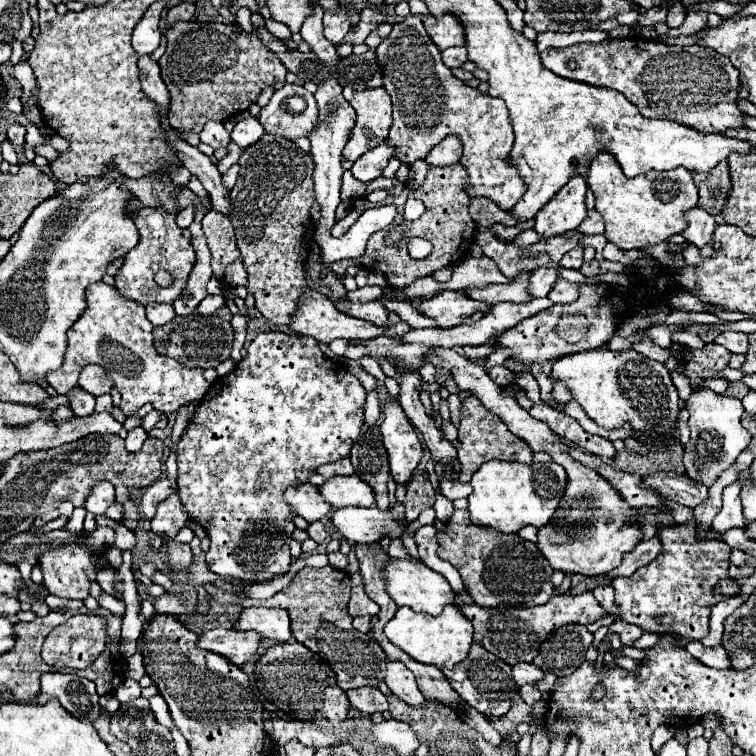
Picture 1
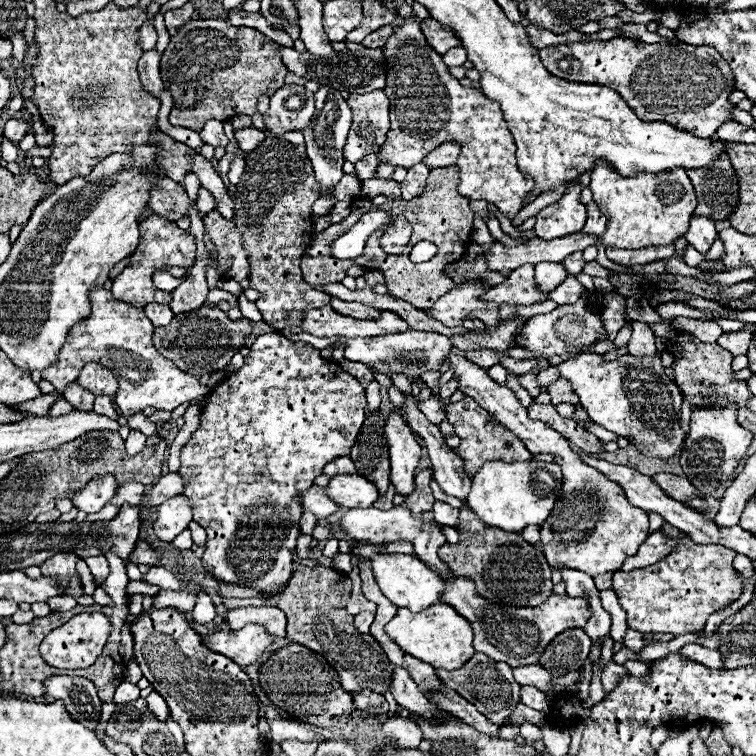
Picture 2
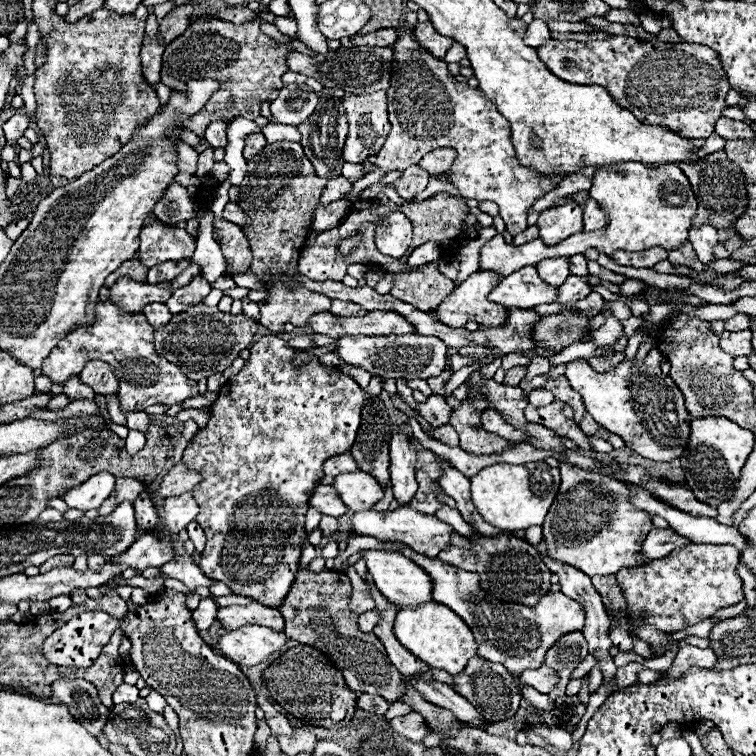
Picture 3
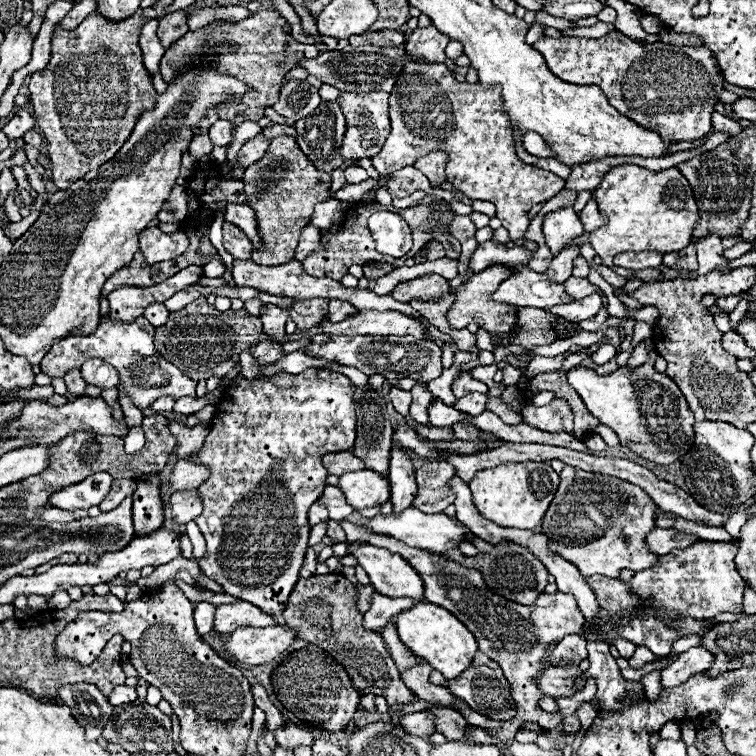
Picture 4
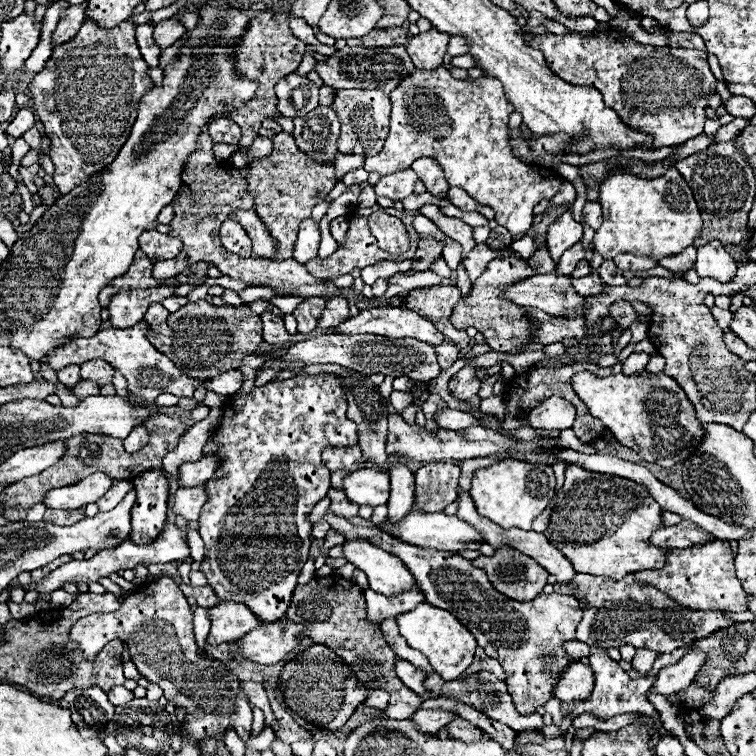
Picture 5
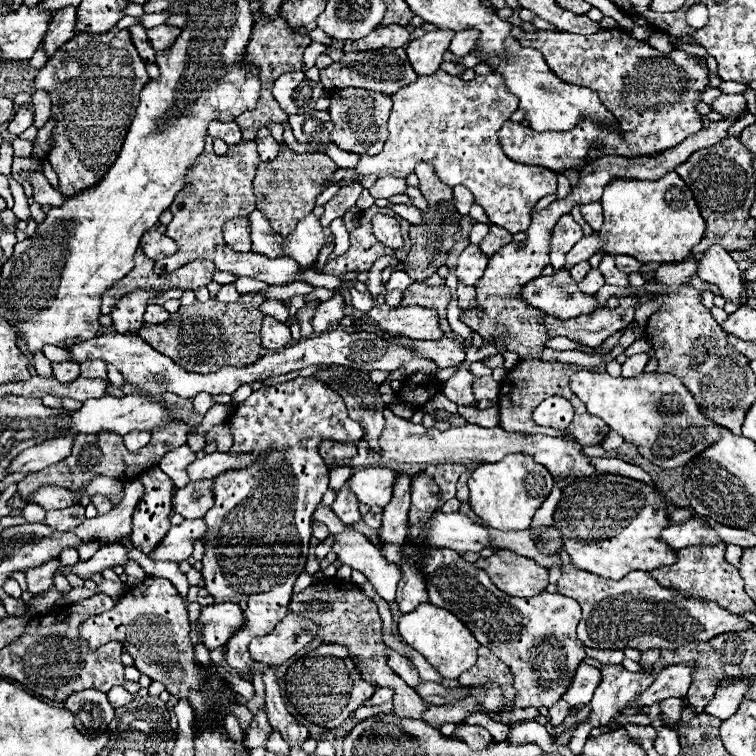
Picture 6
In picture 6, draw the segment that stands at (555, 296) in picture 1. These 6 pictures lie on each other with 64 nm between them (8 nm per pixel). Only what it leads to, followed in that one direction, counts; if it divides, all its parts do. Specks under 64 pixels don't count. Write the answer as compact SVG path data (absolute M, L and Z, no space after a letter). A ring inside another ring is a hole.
M597 268L592 269L586 278L584 278L582 282L578 282L578 284L580 284L580 290L582 290L582 292L595 295L605 284L605 281L600 270Z

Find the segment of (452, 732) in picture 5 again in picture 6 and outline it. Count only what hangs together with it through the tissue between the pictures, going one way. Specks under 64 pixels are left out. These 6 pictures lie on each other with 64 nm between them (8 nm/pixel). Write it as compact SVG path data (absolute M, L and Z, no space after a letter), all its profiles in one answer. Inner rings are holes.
M458 724L456 738L464 740L470 748L476 748L476 750L484 750L484 748L488 748L488 744L494 742L492 736L490 736L490 732L486 728L468 726L468 724Z

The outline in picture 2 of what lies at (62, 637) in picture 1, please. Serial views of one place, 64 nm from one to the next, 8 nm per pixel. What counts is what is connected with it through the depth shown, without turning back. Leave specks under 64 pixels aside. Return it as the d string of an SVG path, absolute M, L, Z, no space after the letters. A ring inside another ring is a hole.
M101 612L76 614L64 626L52 630L40 644L42 658L56 668L88 668L96 662L107 643L112 625L109 619Z

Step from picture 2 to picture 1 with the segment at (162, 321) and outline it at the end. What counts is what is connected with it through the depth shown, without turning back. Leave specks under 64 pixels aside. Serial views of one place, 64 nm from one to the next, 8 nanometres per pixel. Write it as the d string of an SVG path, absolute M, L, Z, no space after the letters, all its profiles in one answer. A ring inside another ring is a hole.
M150 302L146 304L146 316L154 326L164 326L168 324L176 314L172 304L162 304L162 302Z

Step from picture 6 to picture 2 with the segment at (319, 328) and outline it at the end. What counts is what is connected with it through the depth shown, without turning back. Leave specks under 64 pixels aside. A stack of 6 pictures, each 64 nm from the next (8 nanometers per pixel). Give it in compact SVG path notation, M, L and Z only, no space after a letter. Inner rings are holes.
M332 298L332 308L336 312L340 312L342 316L352 316L352 318L376 318L380 314L380 310L376 308L368 308L364 304L356 304L356 302L344 302L344 300L336 300Z

